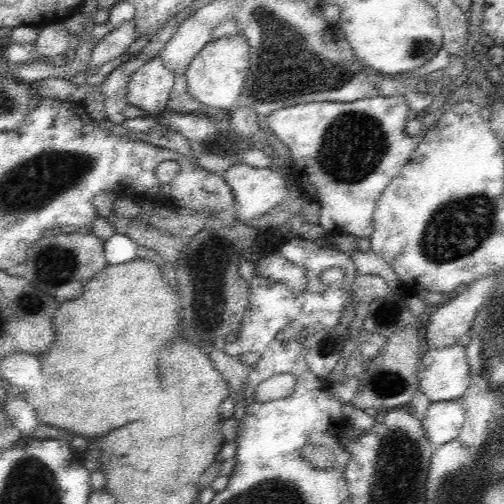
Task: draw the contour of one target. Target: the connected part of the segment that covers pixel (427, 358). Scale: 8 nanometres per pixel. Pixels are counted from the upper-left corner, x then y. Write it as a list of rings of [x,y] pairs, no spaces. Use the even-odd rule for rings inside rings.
[[[452,344],[448,348],[425,348],[418,366],[419,388],[428,396],[430,402],[441,400],[458,400],[464,394],[469,385],[471,371],[467,362],[465,348],[458,344]]]

